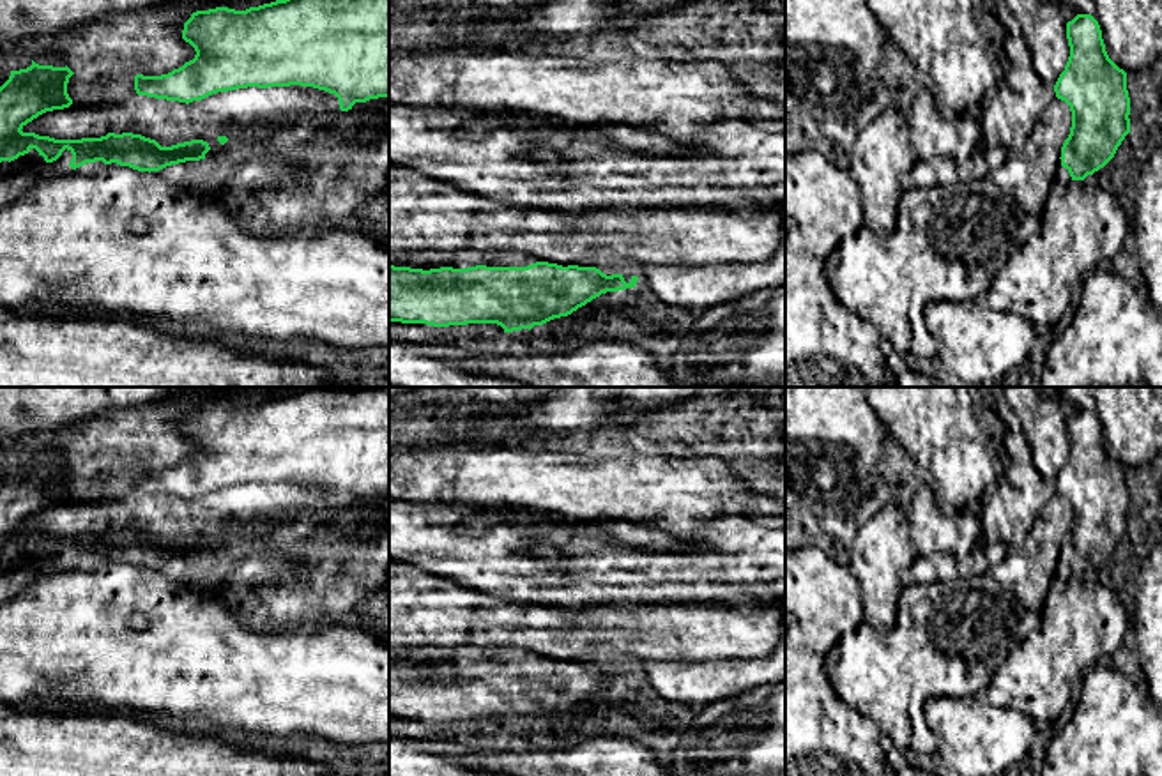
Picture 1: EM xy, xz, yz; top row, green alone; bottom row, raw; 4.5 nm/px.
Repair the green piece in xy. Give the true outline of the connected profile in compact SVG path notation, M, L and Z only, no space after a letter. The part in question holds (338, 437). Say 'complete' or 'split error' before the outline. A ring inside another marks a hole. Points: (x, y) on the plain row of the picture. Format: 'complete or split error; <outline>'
complete; M318 387L246 407L196 407L182 435L195 444L195 454L168 470L136 470L138 491L189 500L237 484L301 481L334 490L341 507L389 493L389 387Z

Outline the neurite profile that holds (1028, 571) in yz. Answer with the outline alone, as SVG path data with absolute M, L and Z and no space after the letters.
M1052 495L1029 529L1026 543L1008 548L1006 557L989 567L989 573L1031 612L1044 610L1070 523L1070 502Z

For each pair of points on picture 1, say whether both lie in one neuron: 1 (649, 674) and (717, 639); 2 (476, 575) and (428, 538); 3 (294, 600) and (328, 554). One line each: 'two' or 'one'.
1: two
2: one
3: one

